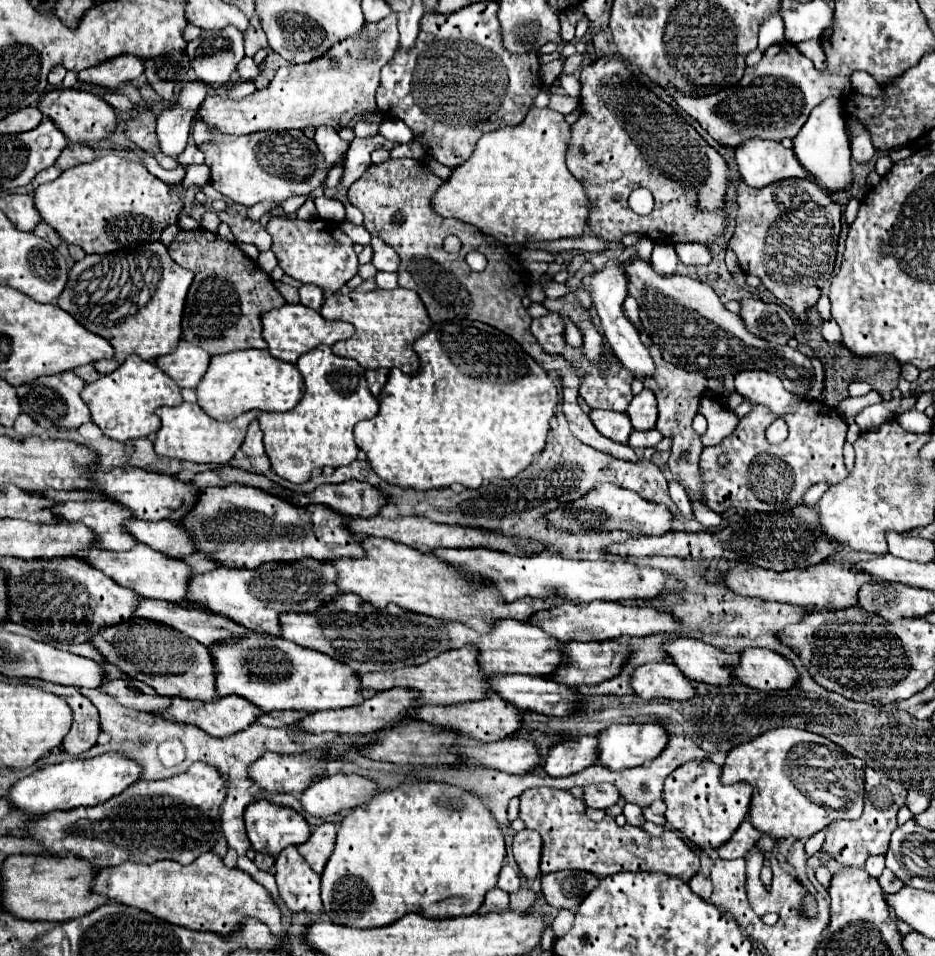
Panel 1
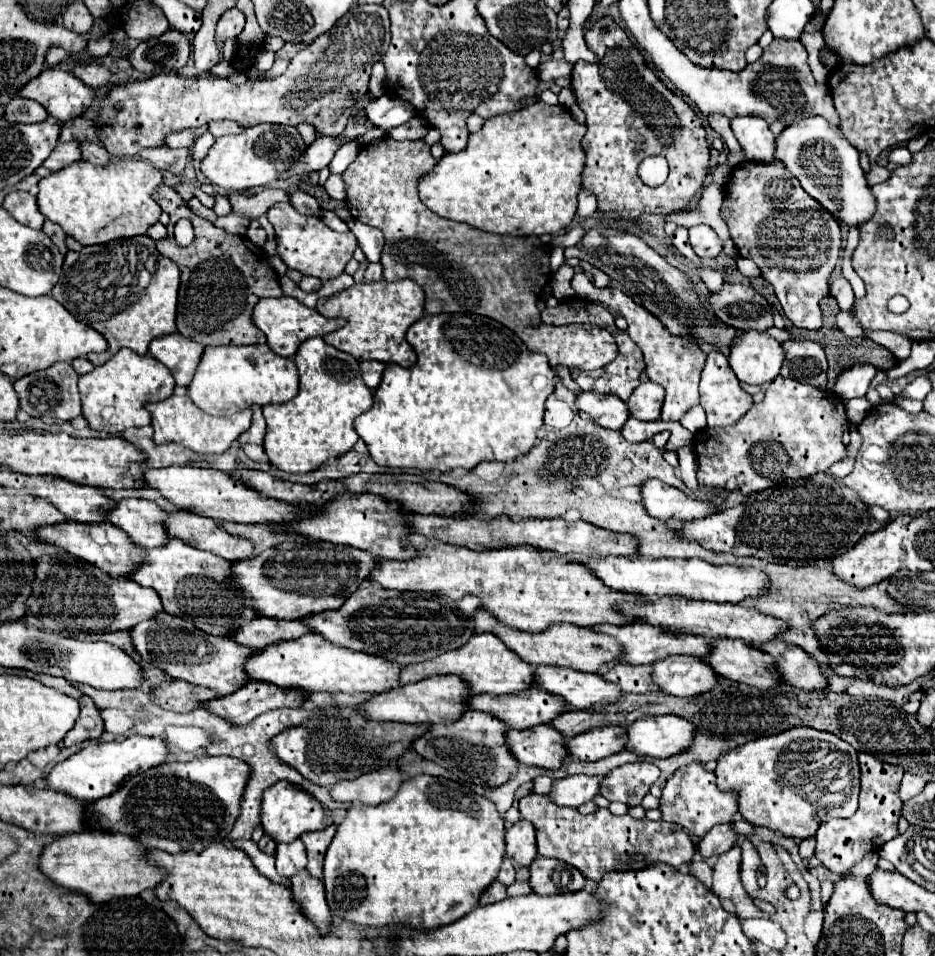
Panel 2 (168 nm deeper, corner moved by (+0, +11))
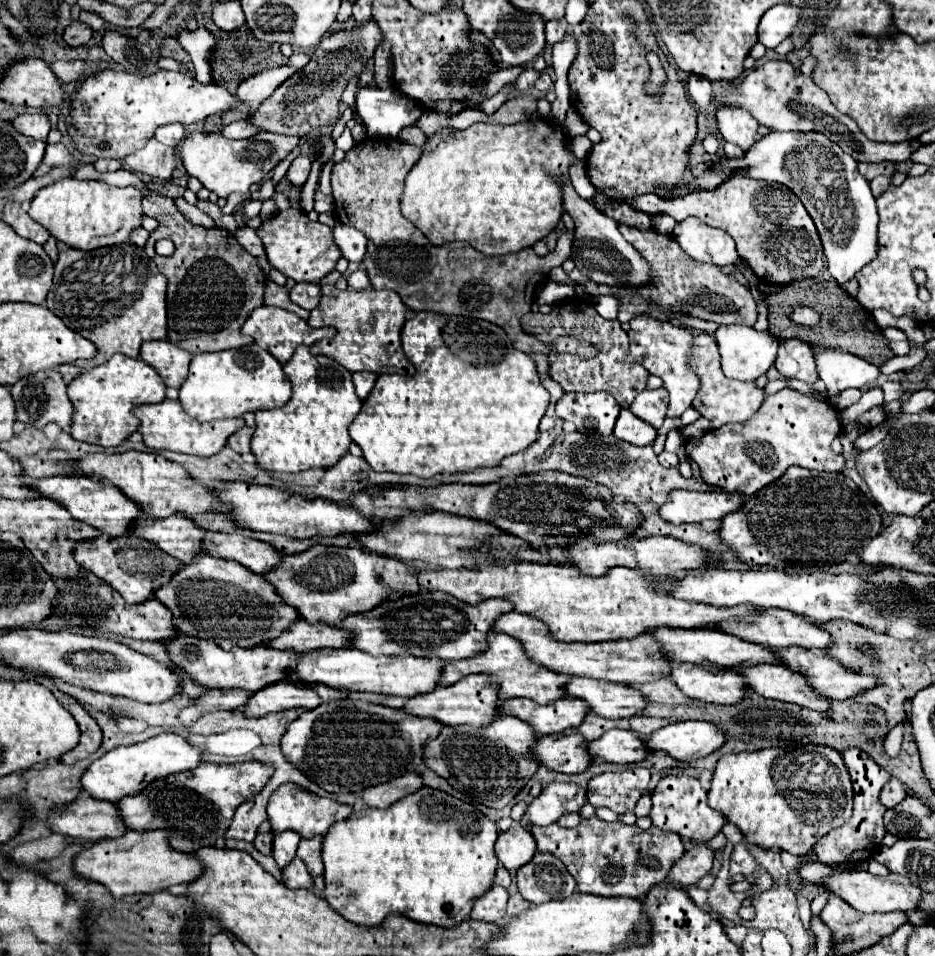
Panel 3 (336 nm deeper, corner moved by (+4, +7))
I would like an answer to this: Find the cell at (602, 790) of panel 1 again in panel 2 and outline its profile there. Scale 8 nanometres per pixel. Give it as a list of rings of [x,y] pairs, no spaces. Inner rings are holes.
[[[567,776],[563,780],[555,780],[553,790],[549,792],[551,800],[559,806],[579,808],[581,804],[593,800],[599,794],[601,778],[599,776]]]

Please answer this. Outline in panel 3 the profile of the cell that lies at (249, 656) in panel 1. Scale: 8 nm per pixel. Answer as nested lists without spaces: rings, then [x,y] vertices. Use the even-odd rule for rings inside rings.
[[[357,648],[313,650],[299,656],[297,670],[289,672],[289,680],[307,684],[321,682],[325,686],[349,692],[379,692],[411,698],[437,688],[437,676],[441,676],[441,668],[447,664],[449,662],[445,660],[417,660],[417,656],[369,656]]]

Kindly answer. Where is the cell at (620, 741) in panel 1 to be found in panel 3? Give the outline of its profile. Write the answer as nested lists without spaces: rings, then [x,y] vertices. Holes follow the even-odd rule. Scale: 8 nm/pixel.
[[[675,722],[651,734],[647,746],[665,752],[675,760],[697,760],[725,744],[727,736],[709,722]]]

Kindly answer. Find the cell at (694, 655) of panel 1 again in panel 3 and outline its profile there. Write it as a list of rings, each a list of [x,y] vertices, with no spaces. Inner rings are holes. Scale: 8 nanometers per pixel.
[[[757,664],[751,668],[741,668],[741,674],[747,676],[749,686],[765,698],[799,704],[817,712],[825,712],[831,706],[831,700],[815,692],[805,676],[783,664]]]

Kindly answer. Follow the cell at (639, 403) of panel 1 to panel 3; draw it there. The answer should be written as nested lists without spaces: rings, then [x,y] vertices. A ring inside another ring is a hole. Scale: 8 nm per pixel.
[[[663,388],[657,390],[643,390],[635,402],[629,406],[629,410],[649,422],[653,428],[659,428],[665,420],[665,412],[667,412],[667,392]]]

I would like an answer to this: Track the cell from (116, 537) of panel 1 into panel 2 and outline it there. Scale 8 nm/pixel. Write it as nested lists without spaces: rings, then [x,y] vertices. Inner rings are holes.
[[[123,498],[111,510],[105,510],[101,514],[103,520],[121,528],[137,546],[155,548],[165,544],[165,540],[169,538],[163,528],[167,512],[163,512],[151,500]]]

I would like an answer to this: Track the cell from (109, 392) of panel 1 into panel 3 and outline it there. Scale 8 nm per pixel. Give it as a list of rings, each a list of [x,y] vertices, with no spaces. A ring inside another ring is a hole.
[[[115,354],[105,364],[79,374],[67,386],[67,396],[73,404],[73,420],[69,434],[79,442],[113,448],[139,428],[139,420],[133,414],[135,406],[157,404],[165,400],[165,384],[161,376],[143,360]]]

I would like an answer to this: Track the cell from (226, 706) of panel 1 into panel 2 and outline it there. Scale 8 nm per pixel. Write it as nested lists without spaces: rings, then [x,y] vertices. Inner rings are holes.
[[[247,682],[237,692],[207,700],[201,706],[231,724],[249,724],[259,714],[271,712],[275,708],[299,708],[303,698],[305,696],[301,692],[283,692],[281,688],[273,688],[273,684]]]

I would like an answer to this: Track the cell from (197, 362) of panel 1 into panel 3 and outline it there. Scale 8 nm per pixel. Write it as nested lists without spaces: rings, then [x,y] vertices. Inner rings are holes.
[[[157,340],[157,342],[143,342],[139,358],[147,362],[151,368],[155,368],[155,372],[167,386],[179,388],[187,378],[193,354],[177,348],[169,340]]]

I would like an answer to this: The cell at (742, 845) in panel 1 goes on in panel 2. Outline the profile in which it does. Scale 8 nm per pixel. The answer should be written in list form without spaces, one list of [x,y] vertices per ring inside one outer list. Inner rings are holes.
[[[719,824],[713,826],[713,830],[709,830],[707,836],[699,842],[699,854],[711,858],[731,850],[735,842],[737,842],[737,832],[733,830],[733,824]]]

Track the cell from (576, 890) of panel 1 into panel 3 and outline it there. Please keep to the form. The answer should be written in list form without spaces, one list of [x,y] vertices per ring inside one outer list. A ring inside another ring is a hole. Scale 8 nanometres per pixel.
[[[537,852],[531,862],[527,862],[525,866],[521,866],[521,870],[517,870],[517,888],[519,894],[531,902],[531,904],[543,904],[549,900],[563,900],[567,896],[571,896],[575,892],[575,878],[567,872],[565,864],[561,860],[557,860],[555,856],[547,854],[547,852]]]

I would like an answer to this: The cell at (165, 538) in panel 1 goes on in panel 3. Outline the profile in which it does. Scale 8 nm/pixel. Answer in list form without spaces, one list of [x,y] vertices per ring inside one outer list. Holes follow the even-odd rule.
[[[209,532],[203,546],[207,554],[215,558],[235,560],[257,574],[265,574],[269,572],[269,568],[277,568],[277,564],[281,562],[281,554],[271,544],[245,538],[241,534]]]

